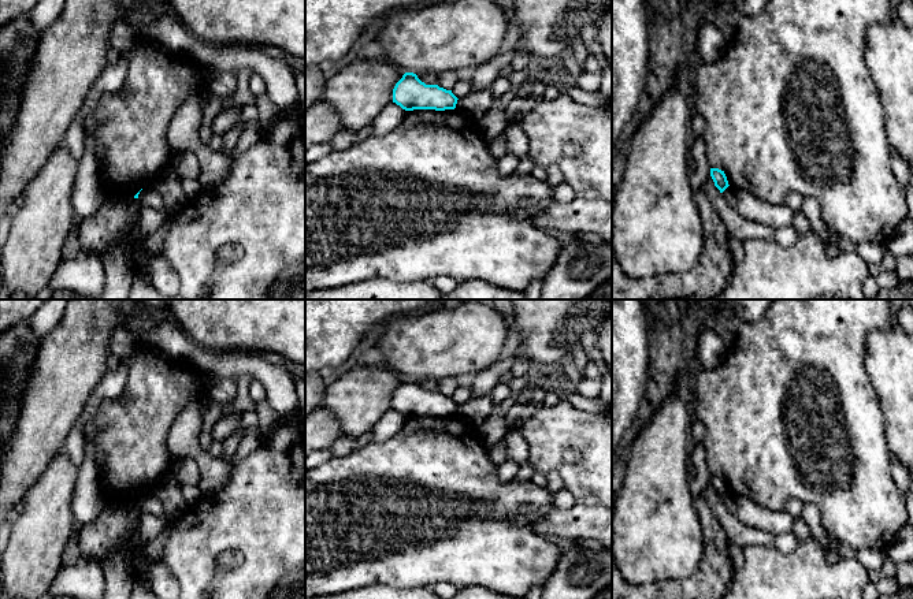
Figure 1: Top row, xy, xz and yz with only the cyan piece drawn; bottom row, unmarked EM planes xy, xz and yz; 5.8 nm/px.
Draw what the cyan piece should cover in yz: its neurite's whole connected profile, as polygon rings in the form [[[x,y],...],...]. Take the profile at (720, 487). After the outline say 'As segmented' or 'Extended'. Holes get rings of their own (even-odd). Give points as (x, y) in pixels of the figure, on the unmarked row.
[[[710,475],[710,483],[720,499],[723,499],[730,492],[724,477],[719,475]]]. As segmented

